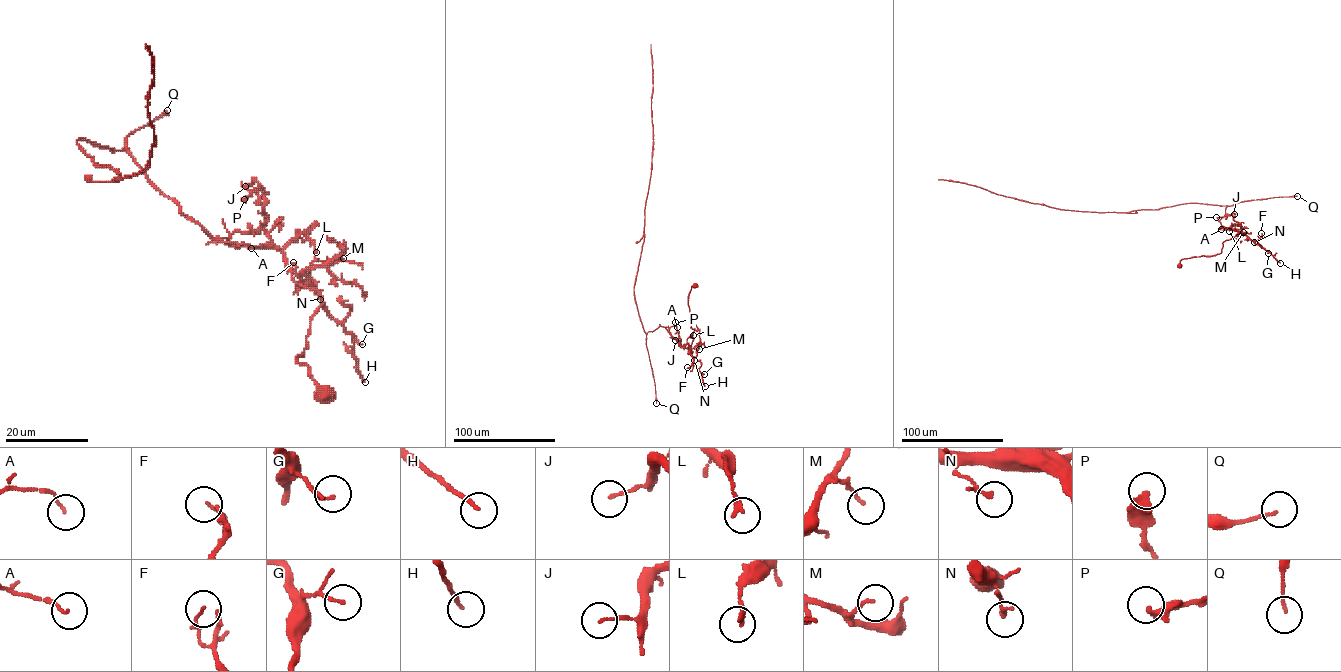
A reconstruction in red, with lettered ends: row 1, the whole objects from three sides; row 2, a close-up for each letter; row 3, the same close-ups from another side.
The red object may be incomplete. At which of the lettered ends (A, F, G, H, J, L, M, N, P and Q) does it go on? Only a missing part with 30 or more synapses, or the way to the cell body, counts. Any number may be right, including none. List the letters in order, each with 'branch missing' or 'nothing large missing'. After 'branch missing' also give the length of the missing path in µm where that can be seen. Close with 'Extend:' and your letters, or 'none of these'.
A: nothing large missing
F: nothing large missing
G: nothing large missing
H: nothing large missing
J: nothing large missing
L: nothing large missing
M: nothing large missing
N: nothing large missing
P: nothing large missing
Q: nothing large missing
Extend: none of these

